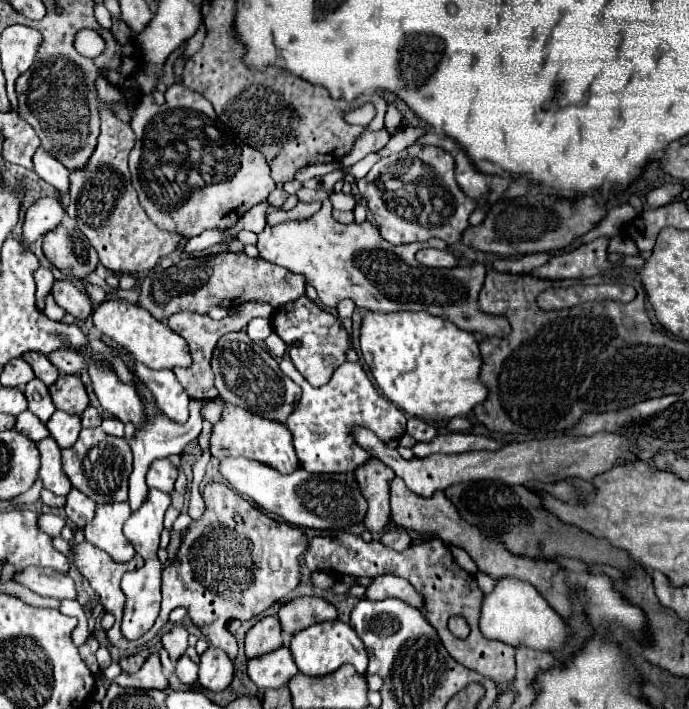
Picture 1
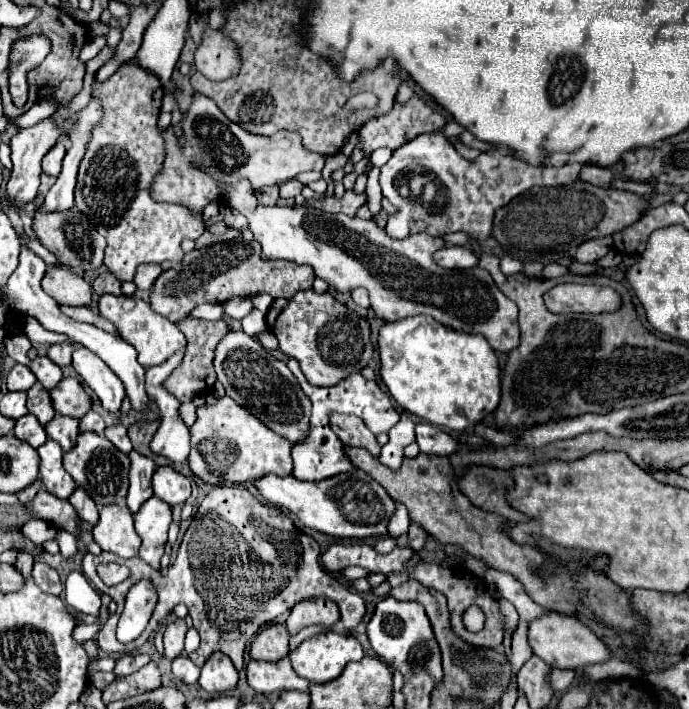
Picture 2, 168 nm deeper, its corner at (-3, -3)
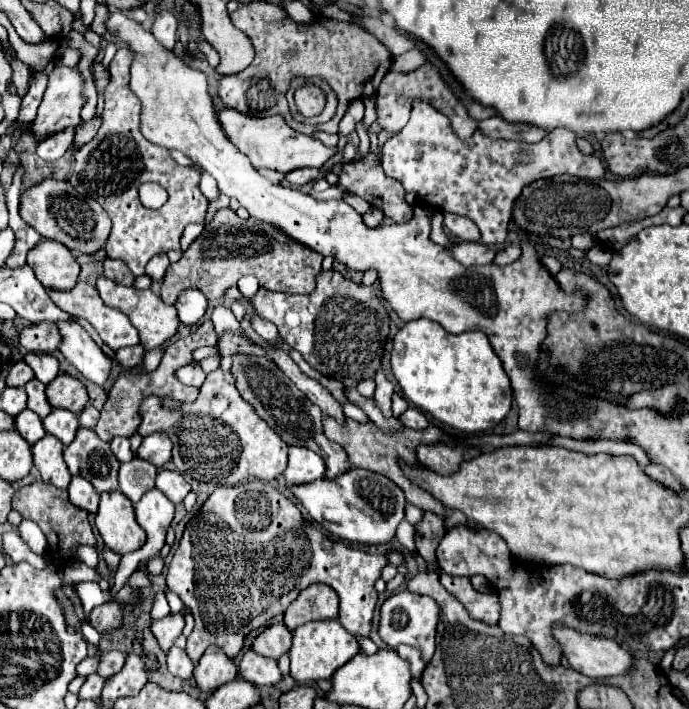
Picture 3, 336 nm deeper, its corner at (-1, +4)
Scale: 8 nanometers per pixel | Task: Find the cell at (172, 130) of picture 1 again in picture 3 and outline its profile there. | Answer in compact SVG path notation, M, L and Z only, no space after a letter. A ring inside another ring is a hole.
M223 108L217 112L217 118L219 118L219 124L223 126L223 132L227 132L227 138L251 160L255 170L271 168L287 174L297 168L321 168L335 154L335 148L329 150L317 138L295 132L279 116L249 118L231 108Z

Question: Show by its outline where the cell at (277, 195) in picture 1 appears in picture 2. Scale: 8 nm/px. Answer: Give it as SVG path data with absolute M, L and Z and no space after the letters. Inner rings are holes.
M291 179L291 181L281 185L281 199L291 201L291 199L295 199L301 193L301 189L303 189L303 183L297 181L297 179Z

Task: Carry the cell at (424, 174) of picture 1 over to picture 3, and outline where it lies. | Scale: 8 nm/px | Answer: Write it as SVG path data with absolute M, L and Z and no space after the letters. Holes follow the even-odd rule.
M415 102L407 126L383 144L381 166L387 176L391 176L403 184L405 192L413 192L417 196L417 200L423 202L423 206L427 206L431 210L437 208L441 212L451 212L451 214L471 218L481 232L483 244L503 244L503 240L507 236L507 224L511 220L513 202L521 194L521 188L525 184L539 180L539 178L551 178L557 174L571 174L571 176L579 176L579 178L605 178L603 162L595 156L583 156L577 148L575 138L577 136L571 130L557 128L557 130L551 130L537 144L491 140L491 138L481 136L481 132L475 132L469 140L459 140L453 134L447 116L443 116L441 112L437 112L435 108L431 108L425 102Z

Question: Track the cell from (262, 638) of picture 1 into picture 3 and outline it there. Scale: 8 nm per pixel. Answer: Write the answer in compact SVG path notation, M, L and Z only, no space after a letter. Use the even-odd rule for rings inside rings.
M283 622L271 624L253 640L251 648L265 658L277 660L281 654L285 654L291 648L291 632Z

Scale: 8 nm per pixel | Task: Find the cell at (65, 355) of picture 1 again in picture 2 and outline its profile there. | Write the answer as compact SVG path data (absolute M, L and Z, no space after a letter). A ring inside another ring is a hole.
M63 341L63 343L55 343L49 347L47 351L47 357L51 361L55 361L59 367L65 367L65 365L71 365L71 353L73 353L73 347L79 347L71 341Z

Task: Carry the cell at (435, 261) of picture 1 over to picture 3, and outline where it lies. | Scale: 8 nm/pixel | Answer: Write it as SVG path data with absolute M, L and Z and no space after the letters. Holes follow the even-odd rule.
M453 242L447 250L463 266L493 264L493 258L495 258L495 252L481 242Z

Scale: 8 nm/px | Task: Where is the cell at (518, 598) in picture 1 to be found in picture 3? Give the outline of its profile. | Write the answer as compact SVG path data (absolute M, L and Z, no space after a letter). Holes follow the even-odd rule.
M555 622L555 626L551 626L553 638L557 640L557 644L561 646L563 656L567 658L569 666L589 678L605 678L605 676L619 676L625 674L627 668L631 666L631 654L627 650L621 648L619 642L611 640L611 638L599 638L599 636L591 636L591 634L581 634L573 628L563 626L561 622Z

